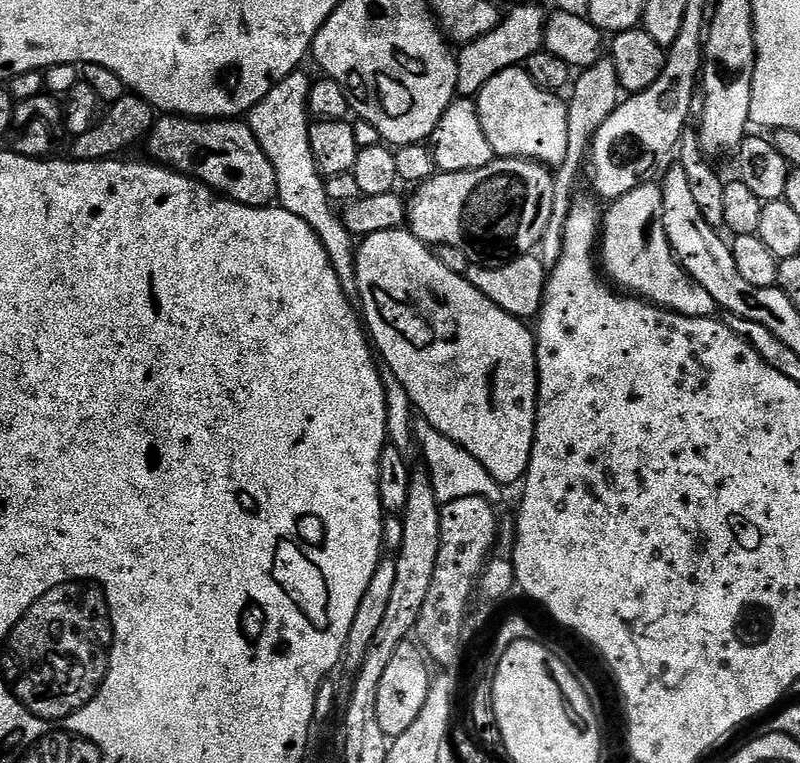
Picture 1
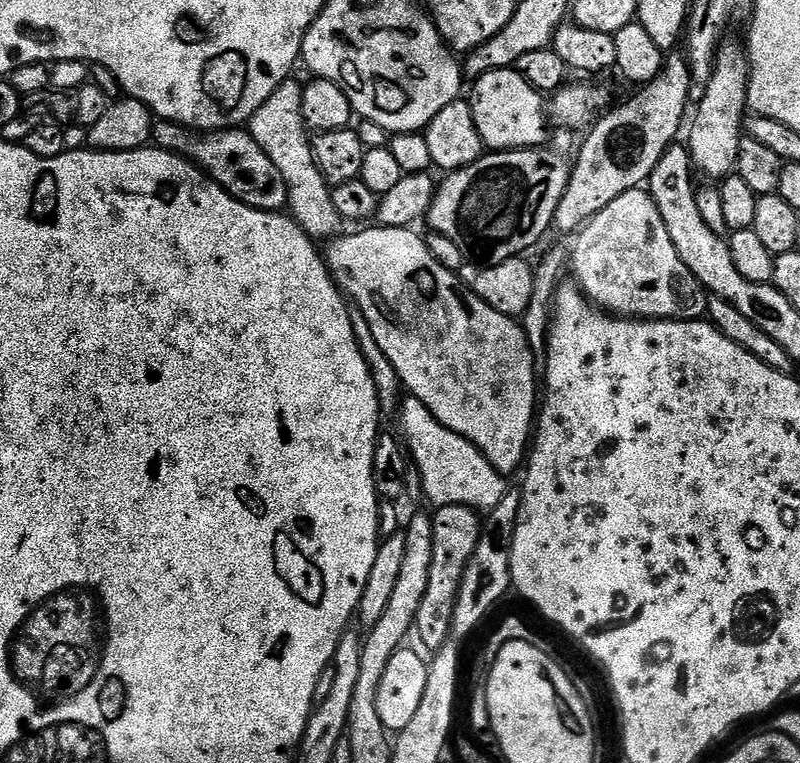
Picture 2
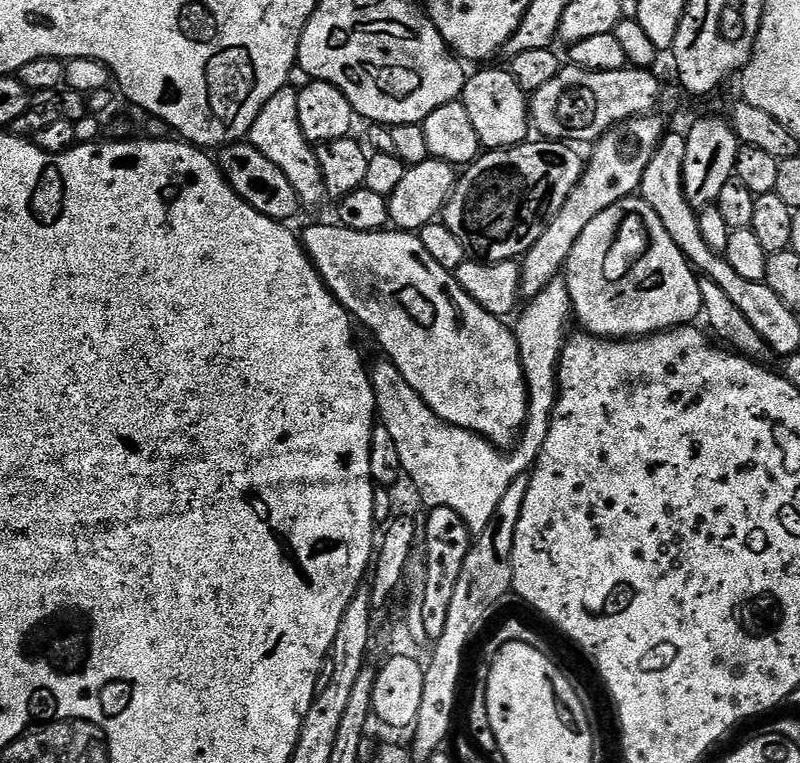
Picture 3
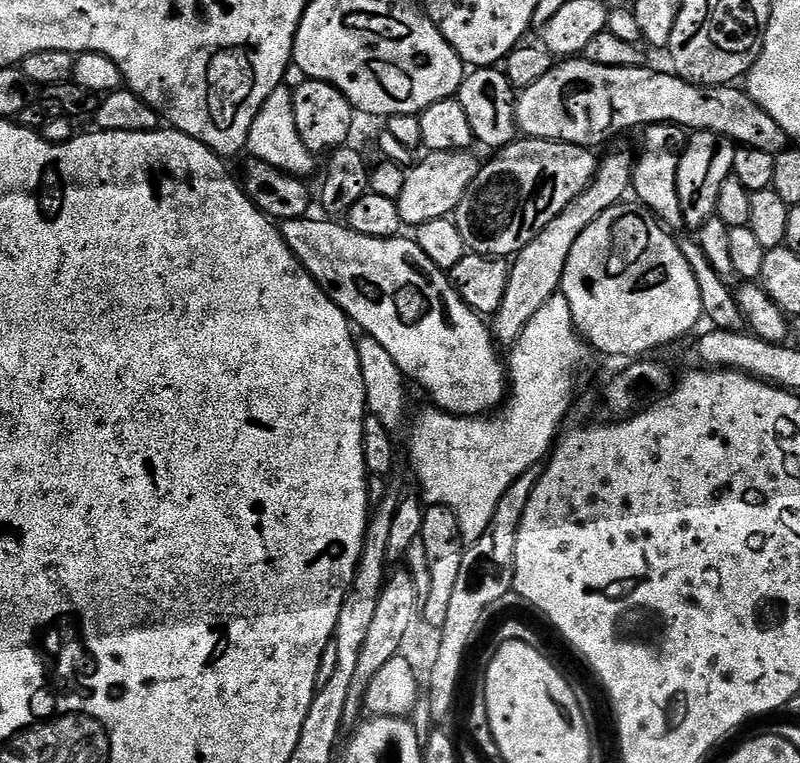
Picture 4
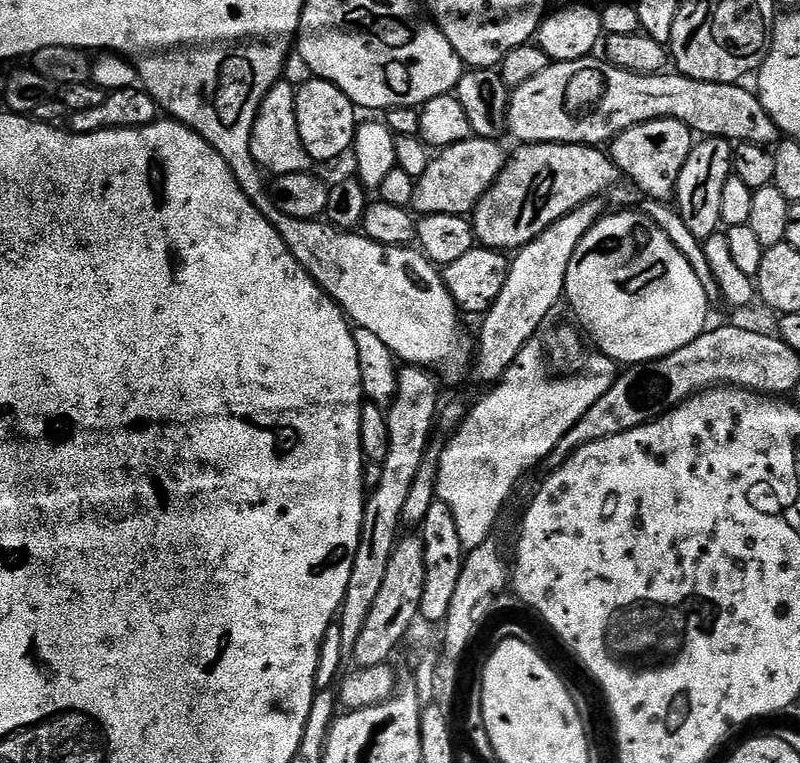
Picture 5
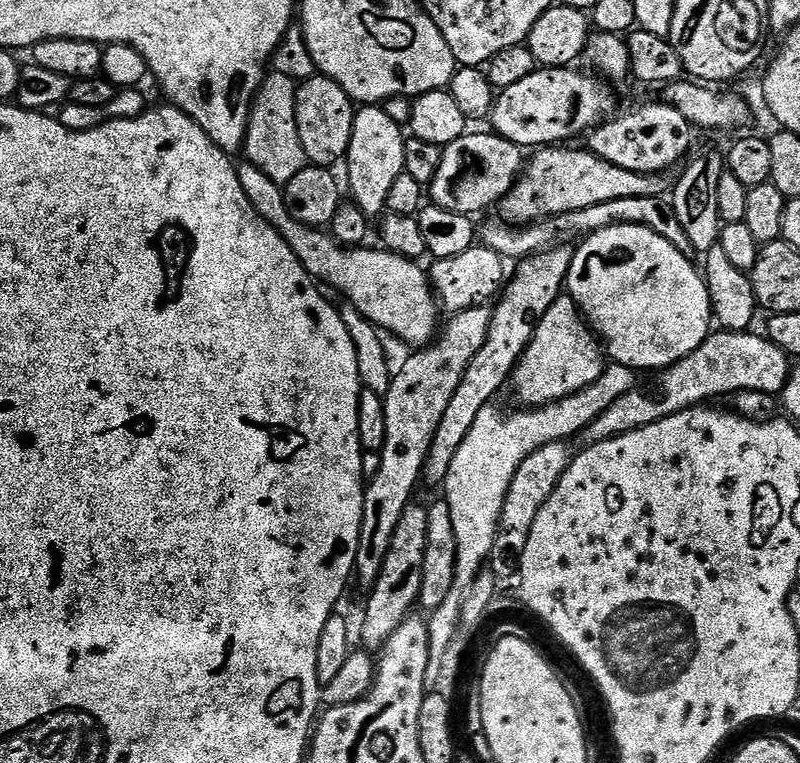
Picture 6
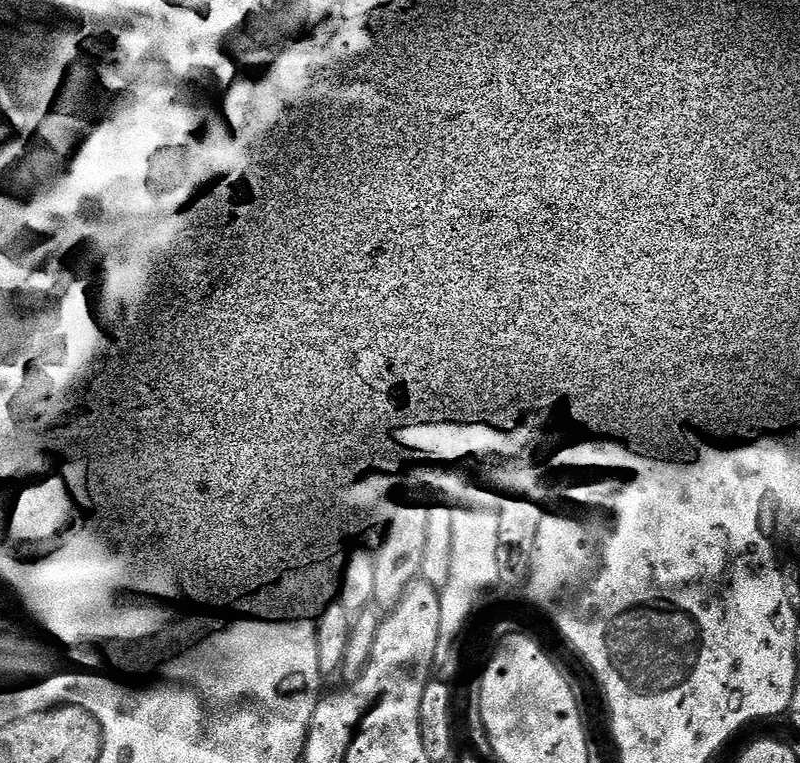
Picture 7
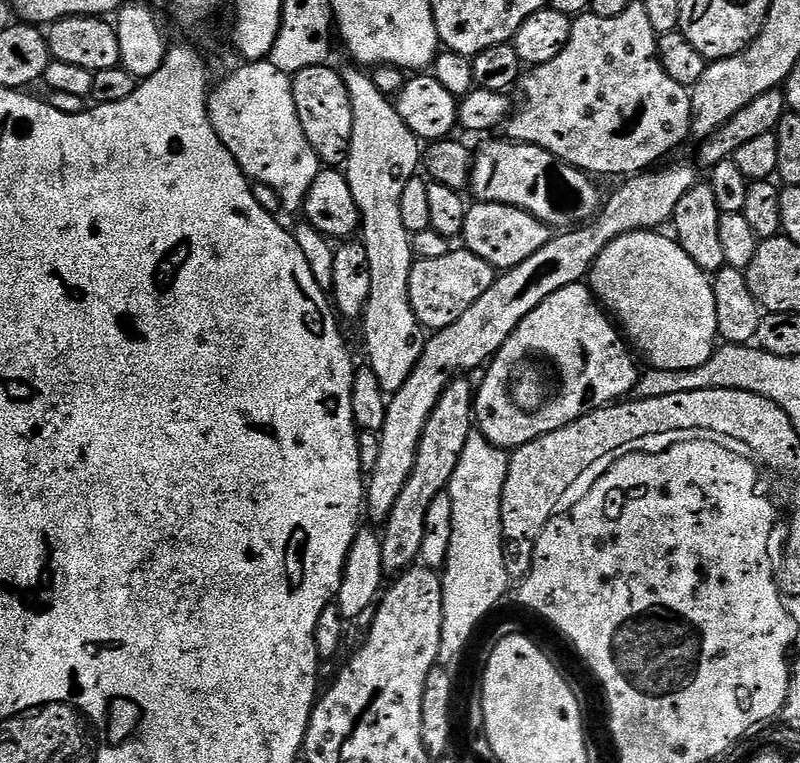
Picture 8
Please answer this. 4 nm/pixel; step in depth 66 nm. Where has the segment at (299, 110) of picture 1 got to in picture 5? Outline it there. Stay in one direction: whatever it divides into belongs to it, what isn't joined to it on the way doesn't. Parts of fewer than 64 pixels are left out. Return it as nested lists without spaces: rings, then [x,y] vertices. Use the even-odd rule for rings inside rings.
[[[299,54],[289,55],[284,64],[283,81],[275,84],[260,104],[256,121],[252,127],[252,156],[261,169],[272,174],[285,172],[306,172],[310,168],[310,159],[298,132],[298,121],[295,118],[295,98],[297,87],[313,77],[306,62]]]

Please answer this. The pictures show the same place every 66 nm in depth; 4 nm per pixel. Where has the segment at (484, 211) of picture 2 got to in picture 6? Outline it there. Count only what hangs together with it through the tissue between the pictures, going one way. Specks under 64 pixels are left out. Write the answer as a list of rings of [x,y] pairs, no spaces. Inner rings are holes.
[[[544,146],[535,153],[536,156],[527,161],[526,167],[523,172],[520,174],[520,179],[517,180],[514,187],[509,190],[508,193],[504,196],[503,200],[499,201],[498,212],[499,219],[503,220],[504,223],[510,224],[513,226],[527,226],[529,224],[536,224],[540,220],[547,220],[550,216],[557,216],[563,212],[569,212],[570,210],[582,210],[586,206],[598,206],[602,202],[614,202],[614,198],[654,198],[655,196],[668,196],[671,193],[672,189],[676,187],[676,181],[678,179],[677,173],[675,171],[669,170],[666,172],[655,172],[647,176],[646,174],[638,174],[634,170],[622,170],[622,166],[614,166],[614,162],[606,162],[602,158],[598,158],[593,154],[593,152],[587,150],[581,150],[579,152],[576,148],[568,148],[572,146]]]

